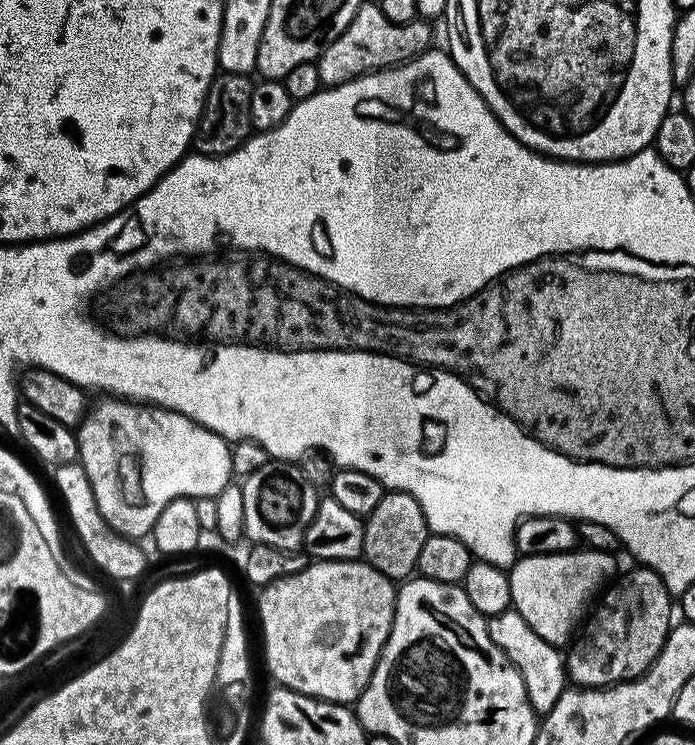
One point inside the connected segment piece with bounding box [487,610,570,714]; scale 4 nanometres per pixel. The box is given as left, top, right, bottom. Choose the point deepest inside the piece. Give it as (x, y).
(543, 667)

